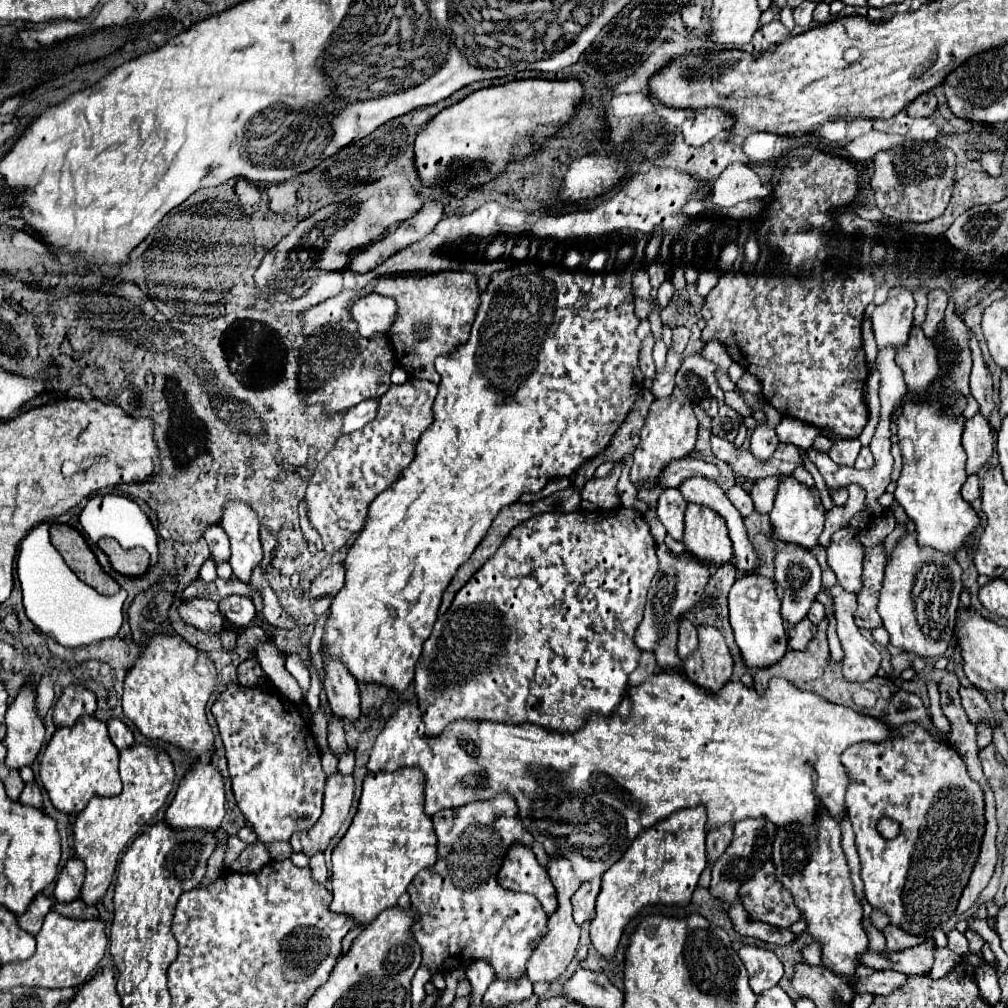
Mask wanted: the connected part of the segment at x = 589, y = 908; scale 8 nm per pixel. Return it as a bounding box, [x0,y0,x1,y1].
[572,879,600,925]

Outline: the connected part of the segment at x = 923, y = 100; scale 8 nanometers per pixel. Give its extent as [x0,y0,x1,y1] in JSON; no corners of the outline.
[906,93,938,117]

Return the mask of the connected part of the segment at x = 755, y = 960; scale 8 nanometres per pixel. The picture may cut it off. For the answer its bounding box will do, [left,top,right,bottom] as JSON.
[738,945,784,995]

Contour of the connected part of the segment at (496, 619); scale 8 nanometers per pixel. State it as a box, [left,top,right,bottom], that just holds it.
[416,511,658,737]

